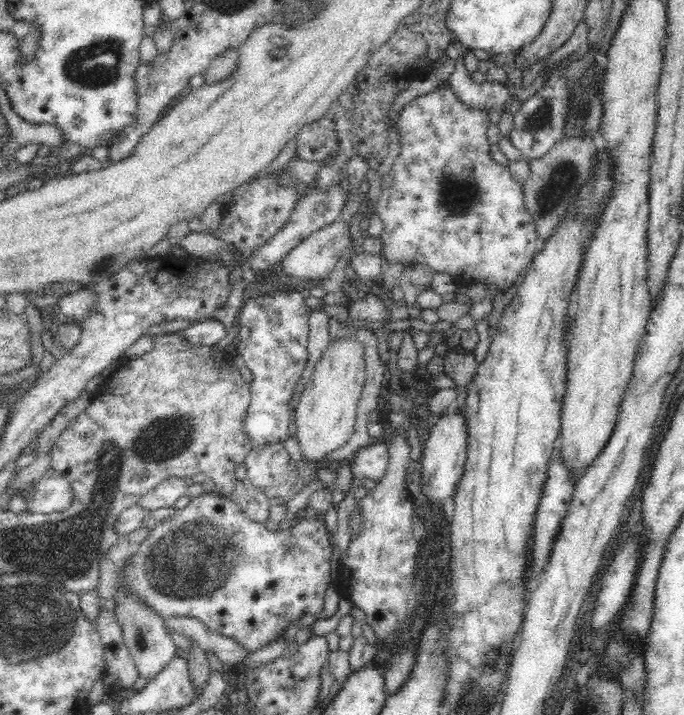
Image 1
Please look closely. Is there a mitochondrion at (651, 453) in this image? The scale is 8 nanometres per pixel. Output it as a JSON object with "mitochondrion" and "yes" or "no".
{"mitochondrion":"no"}

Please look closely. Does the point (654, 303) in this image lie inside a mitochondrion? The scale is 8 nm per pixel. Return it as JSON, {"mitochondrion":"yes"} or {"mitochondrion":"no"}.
{"mitochondrion":"no"}

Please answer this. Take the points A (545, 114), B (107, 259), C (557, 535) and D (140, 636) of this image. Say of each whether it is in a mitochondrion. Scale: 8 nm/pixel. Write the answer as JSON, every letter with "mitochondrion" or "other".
{"A":"mitochondrion","B":"mitochondrion","C":"other","D":"mitochondrion"}

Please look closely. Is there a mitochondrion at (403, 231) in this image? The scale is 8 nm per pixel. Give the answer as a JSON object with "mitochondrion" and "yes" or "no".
{"mitochondrion":"no"}

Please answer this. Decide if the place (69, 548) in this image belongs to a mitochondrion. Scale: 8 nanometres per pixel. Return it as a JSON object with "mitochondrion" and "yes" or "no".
{"mitochondrion":"yes"}

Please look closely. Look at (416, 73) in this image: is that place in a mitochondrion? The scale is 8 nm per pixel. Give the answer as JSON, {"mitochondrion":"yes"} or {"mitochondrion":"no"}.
{"mitochondrion":"no"}

